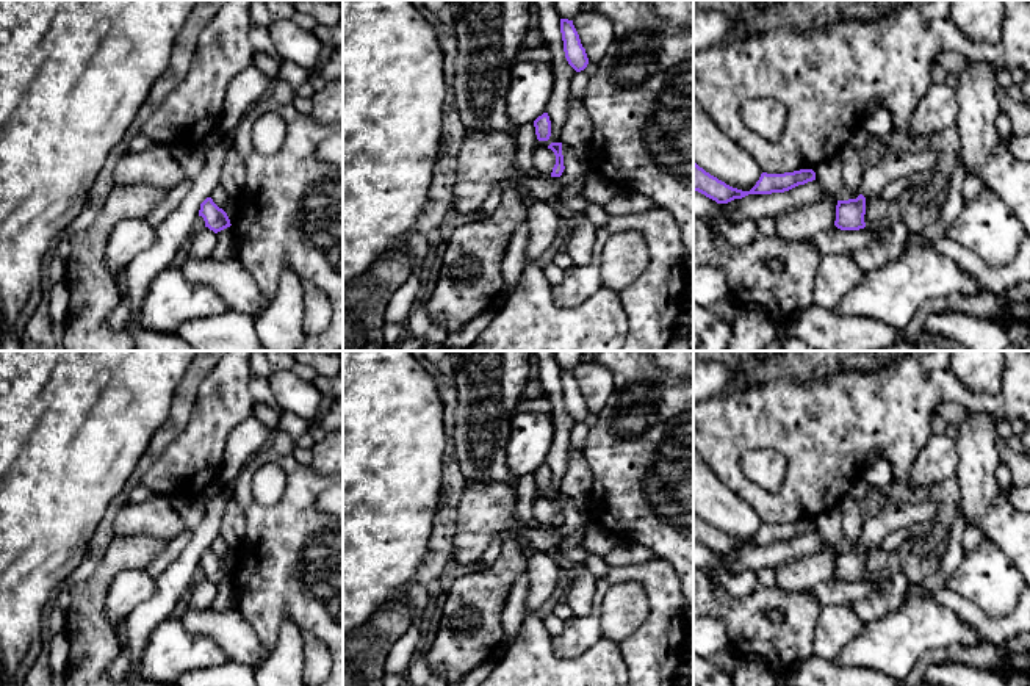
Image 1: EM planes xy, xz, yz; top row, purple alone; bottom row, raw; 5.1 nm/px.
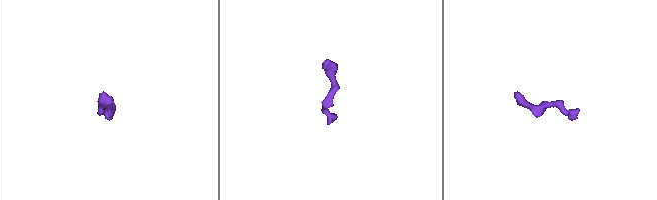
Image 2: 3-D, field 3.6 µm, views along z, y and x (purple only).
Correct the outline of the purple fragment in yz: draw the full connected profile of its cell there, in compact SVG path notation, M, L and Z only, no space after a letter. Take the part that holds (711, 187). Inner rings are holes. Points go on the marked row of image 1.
M693 161L693 191L704 194L717 204L728 204L748 194L784 193L812 180L816 180L816 172L812 169L800 169L784 174L762 172L750 191L742 191L711 175Z

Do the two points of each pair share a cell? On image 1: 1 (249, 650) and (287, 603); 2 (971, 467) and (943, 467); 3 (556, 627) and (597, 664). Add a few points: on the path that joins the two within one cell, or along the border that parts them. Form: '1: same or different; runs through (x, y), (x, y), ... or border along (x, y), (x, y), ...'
1: different; border along (237, 608), (255, 633), (266, 655)
2: different; border along (955, 440), (958, 453), (957, 476)
3: different; border along (542, 619), (553, 636)

